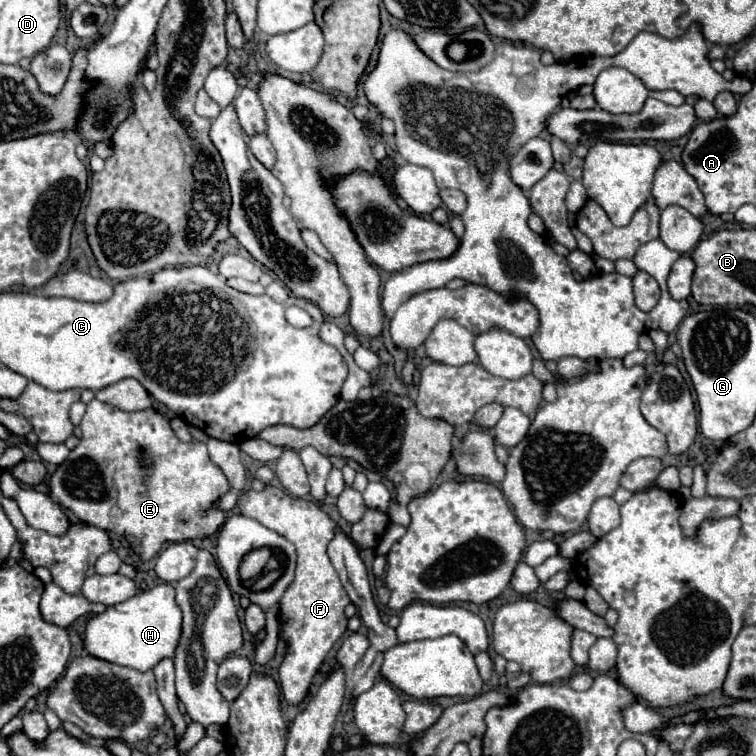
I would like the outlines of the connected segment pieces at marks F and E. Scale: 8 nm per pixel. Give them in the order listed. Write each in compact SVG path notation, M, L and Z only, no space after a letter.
M265 486L265 490L261 492L247 490L239 498L237 506L243 516L253 518L261 522L265 528L281 534L297 550L295 580L283 594L283 600L279 600L281 634L287 644L287 654L279 668L279 682L285 700L289 704L299 704L305 698L311 680L319 670L319 666L323 664L323 660L327 658L329 650L347 630L347 618L343 610L351 600L325 552L329 540L341 528L315 502L309 502L305 498L295 498L277 486Z
M93 398L79 424L83 436L79 446L71 450L67 460L49 476L47 488L51 500L71 510L81 522L97 526L105 532L123 536L135 554L147 562L169 542L213 536L225 522L225 512L213 508L213 500L225 494L231 486L223 470L209 460L203 442L181 442L171 430L169 418L155 410L123 412L107 402Z

